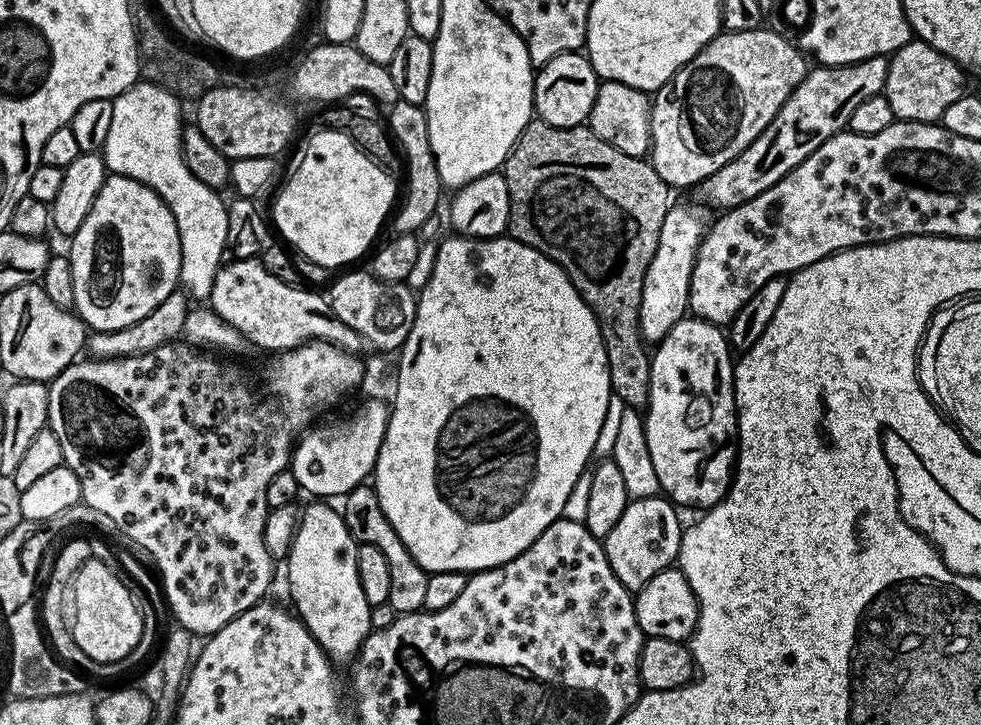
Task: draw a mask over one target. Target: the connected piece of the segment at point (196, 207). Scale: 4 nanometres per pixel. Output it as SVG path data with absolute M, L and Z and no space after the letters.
M137 82L127 88L112 101L114 115L102 155L111 175L134 178L150 186L166 202L178 226L182 250L180 284L193 301L204 302L212 295L216 271L226 256L228 204L220 201L217 189L198 182L186 166L180 145L179 103L176 93L151 82Z

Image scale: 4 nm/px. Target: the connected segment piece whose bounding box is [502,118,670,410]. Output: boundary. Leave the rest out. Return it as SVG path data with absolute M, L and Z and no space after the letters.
M533 118L525 126L524 133L516 139L515 148L508 153L508 159L504 161L502 171L506 178L506 190L510 190L510 218L508 219L507 235L511 239L546 254L546 258L554 261L568 275L580 297L591 306L592 312L596 315L606 350L606 362L608 363L613 397L621 399L625 408L647 409L650 398L652 357L649 345L640 335L640 307L642 306L642 286L646 278L646 270L650 270L650 258L654 258L654 250L658 250L658 234L662 234L662 222L666 222L666 214L670 207L670 199L668 200L670 189L667 182L658 174L658 170L654 170L654 166L647 159L622 154L622 150L610 146L610 142L602 142L602 138L598 138L598 134L594 134L591 128L587 126L559 128L558 126L550 126L539 118Z

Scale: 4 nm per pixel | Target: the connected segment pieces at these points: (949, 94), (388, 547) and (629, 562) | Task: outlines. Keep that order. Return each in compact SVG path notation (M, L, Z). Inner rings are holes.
M913 38L906 46L892 53L888 61L888 73L882 95L886 102L890 102L890 110L897 121L911 120L914 124L934 124L943 121L949 106L965 95L963 75L965 76L965 73L960 65L955 64L946 54L934 50L934 46L930 46L925 40Z
M368 482L360 484L343 497L342 504L344 504L344 508L342 507L344 521L357 545L378 546L378 550L382 550L382 554L386 557L390 569L390 598L387 604L394 606L398 614L421 611L426 602L426 582L430 574L425 568L418 566L418 562L414 562L414 554L406 550L402 538L398 538L398 530L390 526L390 518L386 518L378 502L375 487Z
M657 494L632 500L626 506L622 518L618 518L614 530L603 537L604 553L622 586L635 594L645 588L662 570L673 567L680 554L682 523L677 505L663 495Z

